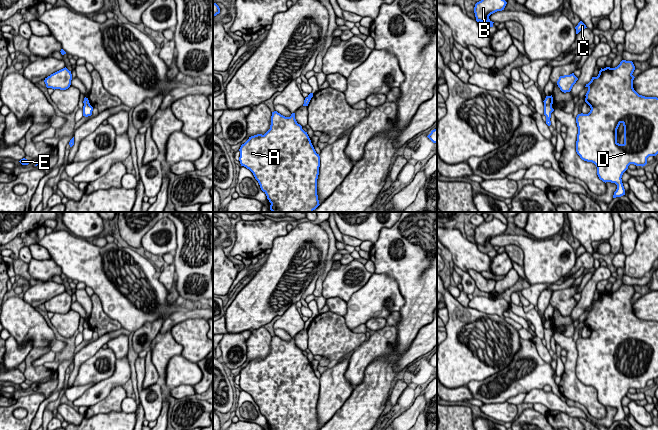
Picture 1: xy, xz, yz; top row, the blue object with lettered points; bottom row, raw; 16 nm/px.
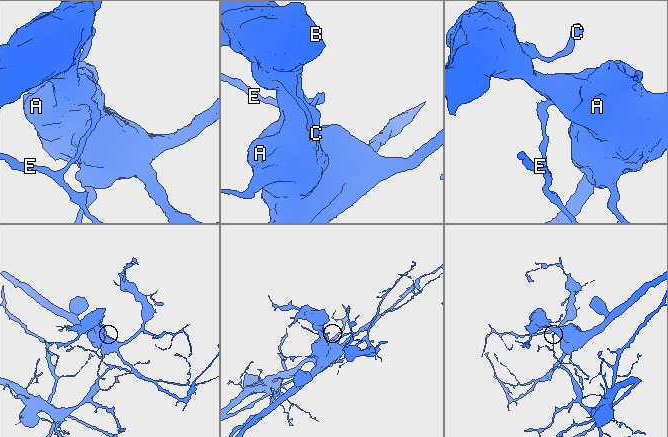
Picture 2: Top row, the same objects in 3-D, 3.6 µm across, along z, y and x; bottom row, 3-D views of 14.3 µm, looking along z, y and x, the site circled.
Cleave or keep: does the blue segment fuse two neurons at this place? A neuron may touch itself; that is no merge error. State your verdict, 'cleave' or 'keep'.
cleave

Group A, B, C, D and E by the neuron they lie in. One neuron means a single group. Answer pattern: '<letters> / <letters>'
A B C D / E

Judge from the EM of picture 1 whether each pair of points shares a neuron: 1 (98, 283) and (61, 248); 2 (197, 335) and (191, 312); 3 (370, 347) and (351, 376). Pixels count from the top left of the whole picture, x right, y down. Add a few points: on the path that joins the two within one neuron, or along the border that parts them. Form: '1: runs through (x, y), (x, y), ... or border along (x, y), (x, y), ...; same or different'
1: runs through (89, 274), (70, 255); same
2: border along (202, 318), (187, 318), (171, 327); different
3: runs through (365, 354), (357, 364), (356, 369); same

